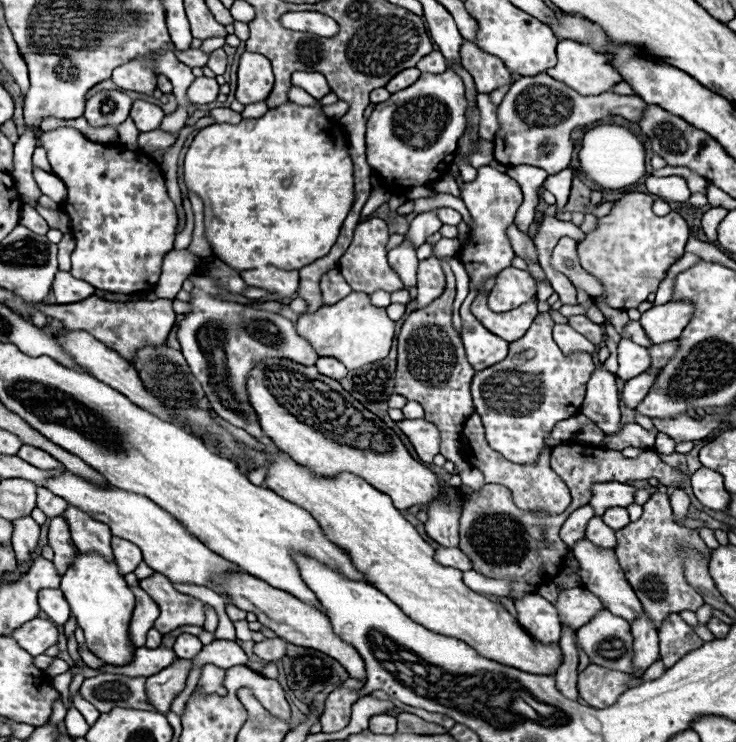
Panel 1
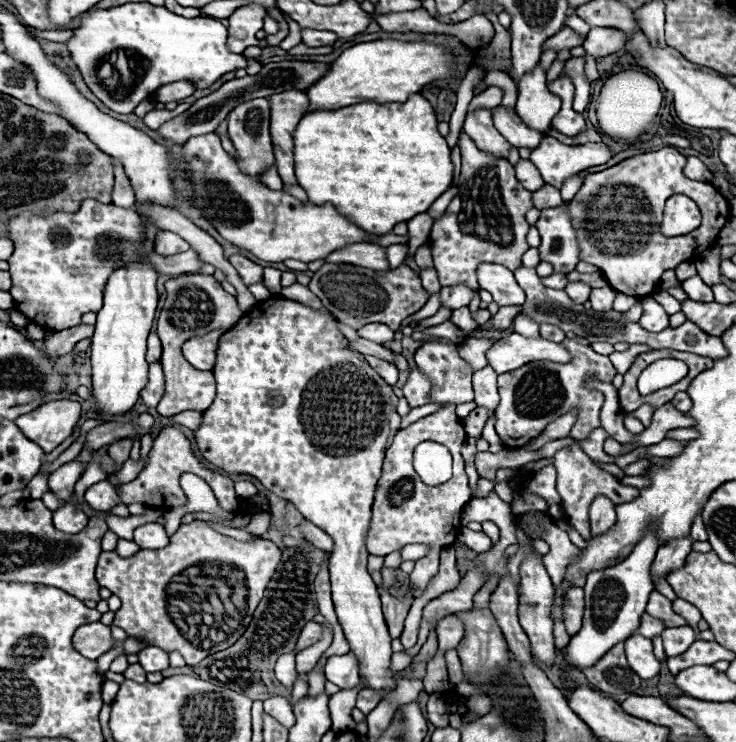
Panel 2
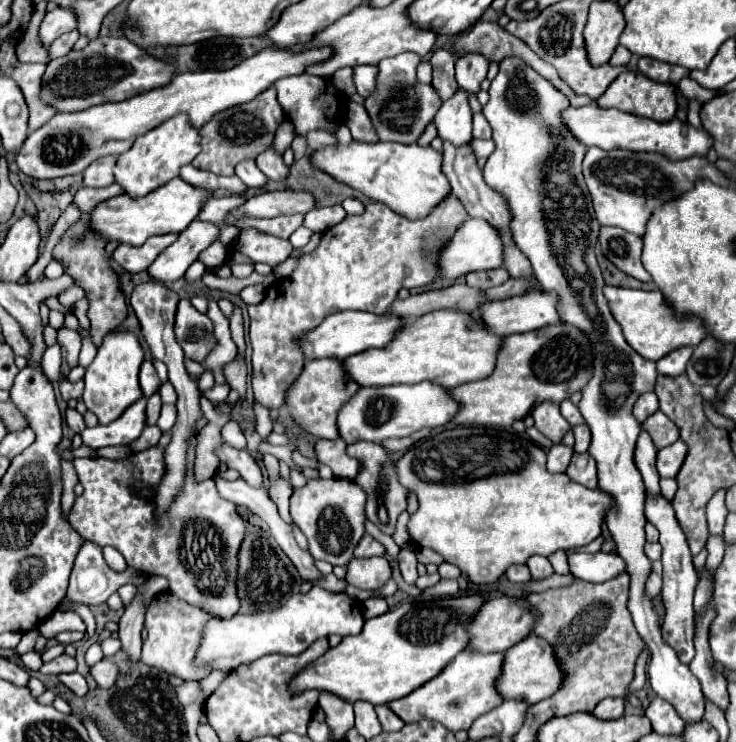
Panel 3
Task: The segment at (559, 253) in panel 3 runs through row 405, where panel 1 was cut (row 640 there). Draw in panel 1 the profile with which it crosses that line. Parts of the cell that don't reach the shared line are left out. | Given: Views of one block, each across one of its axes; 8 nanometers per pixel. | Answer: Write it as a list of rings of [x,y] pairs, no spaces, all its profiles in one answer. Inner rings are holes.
[[[600,610],[586,626],[576,630],[578,642],[592,664],[632,674],[634,638],[630,624],[608,610]]]

